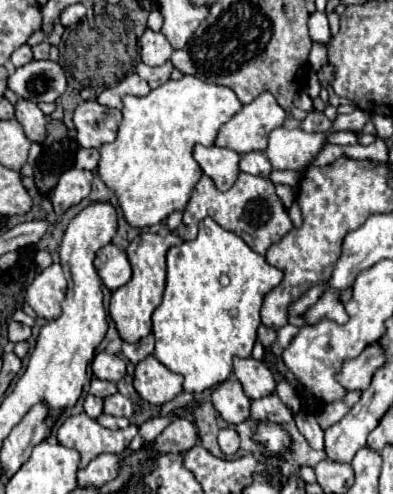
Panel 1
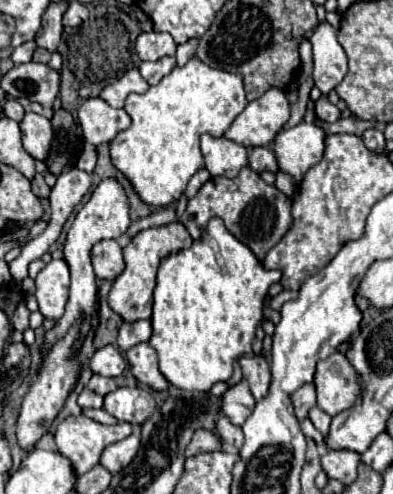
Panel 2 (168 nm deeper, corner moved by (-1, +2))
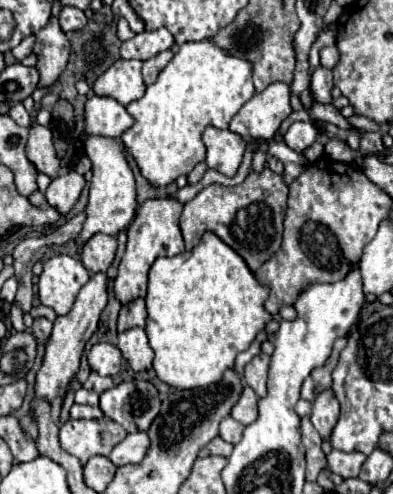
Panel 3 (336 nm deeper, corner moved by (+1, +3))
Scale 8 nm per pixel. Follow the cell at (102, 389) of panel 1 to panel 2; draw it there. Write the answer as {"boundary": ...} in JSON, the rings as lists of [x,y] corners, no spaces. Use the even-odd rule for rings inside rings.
{"boundary":[[[92,375],[92,379],[88,381],[86,387],[92,389],[92,391],[96,391],[96,393],[100,393],[100,395],[106,395],[106,393],[110,393],[110,391],[116,389],[116,383],[114,383],[114,379],[110,379],[110,377]]]}

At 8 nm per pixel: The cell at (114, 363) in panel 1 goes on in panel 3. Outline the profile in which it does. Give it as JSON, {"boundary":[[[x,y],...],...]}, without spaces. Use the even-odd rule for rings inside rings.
{"boundary":[[[96,344],[88,352],[88,364],[100,376],[116,376],[122,368],[122,354],[114,344]]]}

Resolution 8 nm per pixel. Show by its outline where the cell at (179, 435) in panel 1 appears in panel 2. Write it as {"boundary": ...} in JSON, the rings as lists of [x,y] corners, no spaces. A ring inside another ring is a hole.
{"boundary":[[[200,429],[194,433],[188,449],[186,449],[186,457],[192,457],[192,455],[198,455],[198,453],[210,453],[210,451],[220,451],[222,449],[222,443],[218,439],[216,433],[212,431],[206,431],[206,429]]]}

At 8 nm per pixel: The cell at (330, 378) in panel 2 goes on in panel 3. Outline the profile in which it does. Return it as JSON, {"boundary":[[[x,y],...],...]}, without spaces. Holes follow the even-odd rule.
{"boundary":[[[332,388],[322,390],[316,396],[316,400],[312,402],[312,416],[310,416],[310,420],[312,420],[314,428],[320,432],[320,436],[324,440],[330,438],[332,428],[334,428],[334,424],[338,420],[338,414],[340,414],[340,404],[338,404]]]}

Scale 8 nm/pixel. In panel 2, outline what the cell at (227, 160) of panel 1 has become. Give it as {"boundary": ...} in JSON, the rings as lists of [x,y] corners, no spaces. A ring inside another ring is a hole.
{"boundary":[[[202,135],[202,155],[212,177],[236,177],[248,165],[248,149],[226,137]]]}

